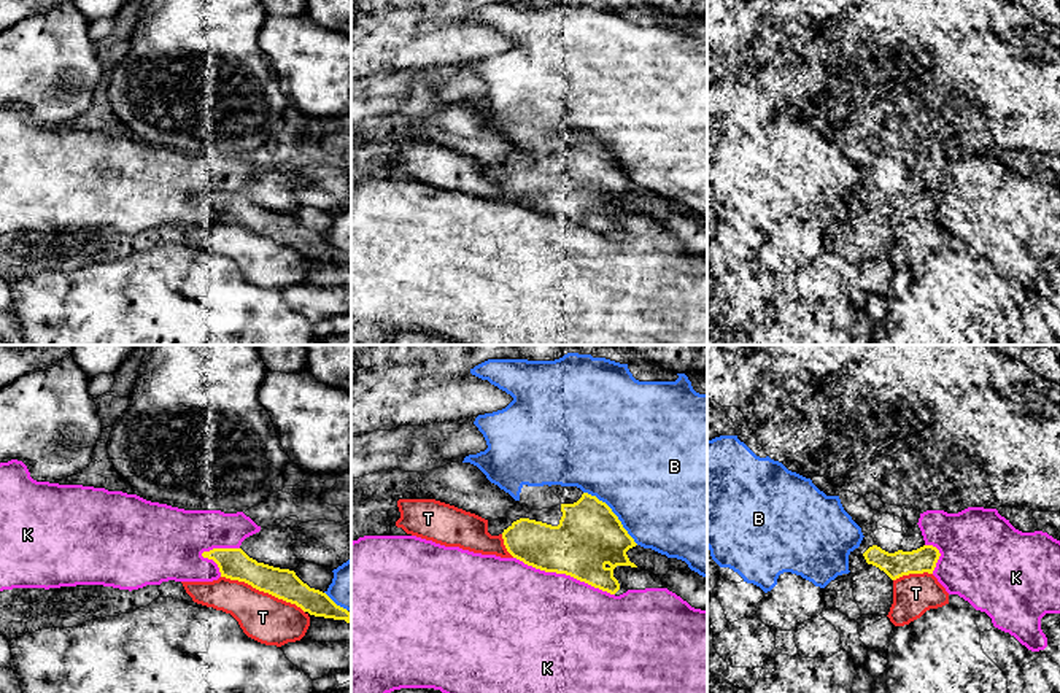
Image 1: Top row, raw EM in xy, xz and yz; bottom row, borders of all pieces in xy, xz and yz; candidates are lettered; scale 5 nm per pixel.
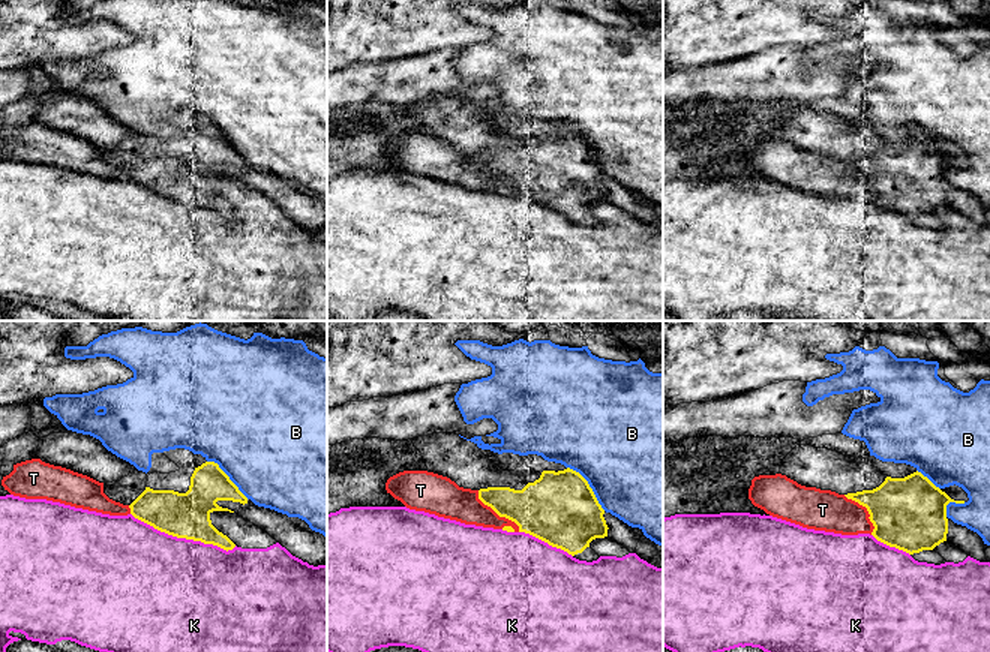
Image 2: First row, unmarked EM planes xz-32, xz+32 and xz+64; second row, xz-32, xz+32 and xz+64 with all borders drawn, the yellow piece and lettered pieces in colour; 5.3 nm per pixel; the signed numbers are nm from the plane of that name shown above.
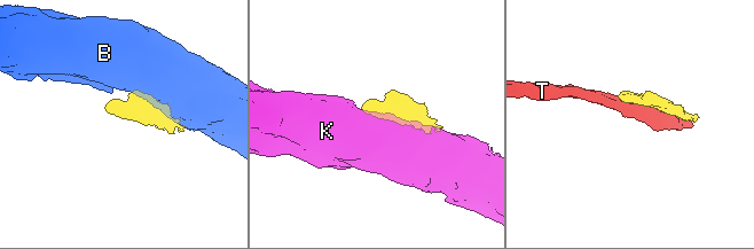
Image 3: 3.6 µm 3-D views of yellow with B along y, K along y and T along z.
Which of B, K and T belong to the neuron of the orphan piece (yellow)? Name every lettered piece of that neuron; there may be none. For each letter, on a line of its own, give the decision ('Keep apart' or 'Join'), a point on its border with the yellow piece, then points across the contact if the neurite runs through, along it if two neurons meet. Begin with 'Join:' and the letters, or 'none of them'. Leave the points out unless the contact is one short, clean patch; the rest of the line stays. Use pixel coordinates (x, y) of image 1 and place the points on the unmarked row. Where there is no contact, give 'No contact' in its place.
Join: none of them
B: Keep apart. Touches yellow at xz (614, 158)
K: Keep apart. Touches yellow at xz (564, 216)
T: Keep apart. Touches yellow at xy (263, 234)

